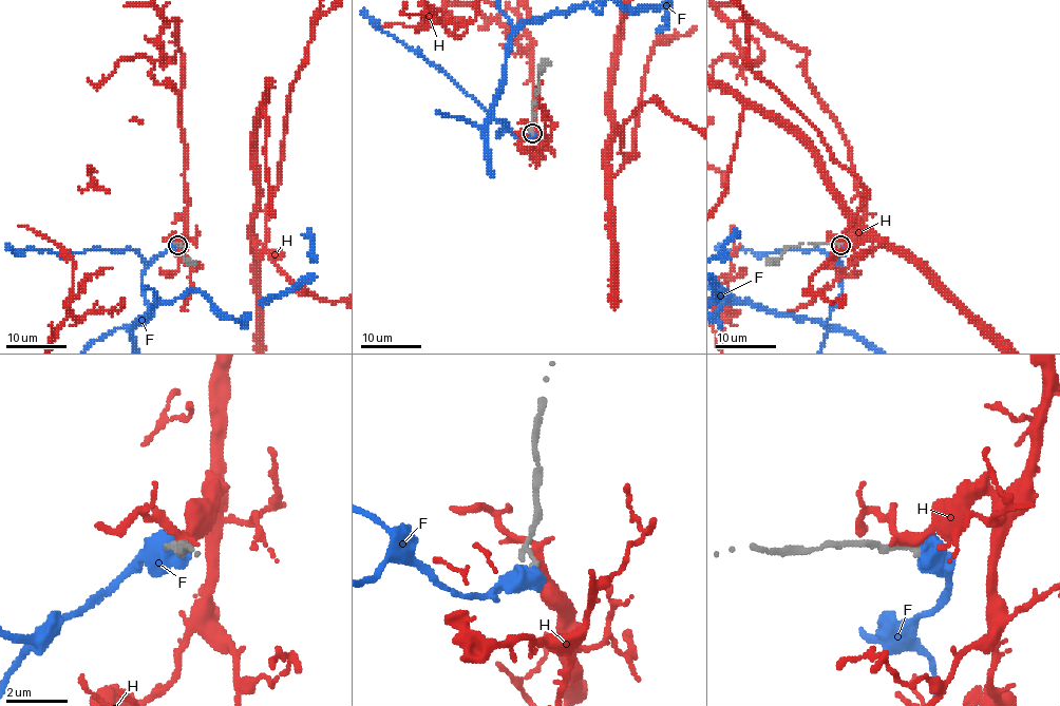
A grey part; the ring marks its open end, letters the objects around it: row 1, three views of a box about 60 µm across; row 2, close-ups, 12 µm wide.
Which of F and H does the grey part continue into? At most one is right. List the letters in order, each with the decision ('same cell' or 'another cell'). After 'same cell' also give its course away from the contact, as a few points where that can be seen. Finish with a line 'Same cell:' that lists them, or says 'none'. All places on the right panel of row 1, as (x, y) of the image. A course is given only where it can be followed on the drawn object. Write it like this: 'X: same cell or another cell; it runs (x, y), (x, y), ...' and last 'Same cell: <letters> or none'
F: same cell
H: another cell
Same cell: F

